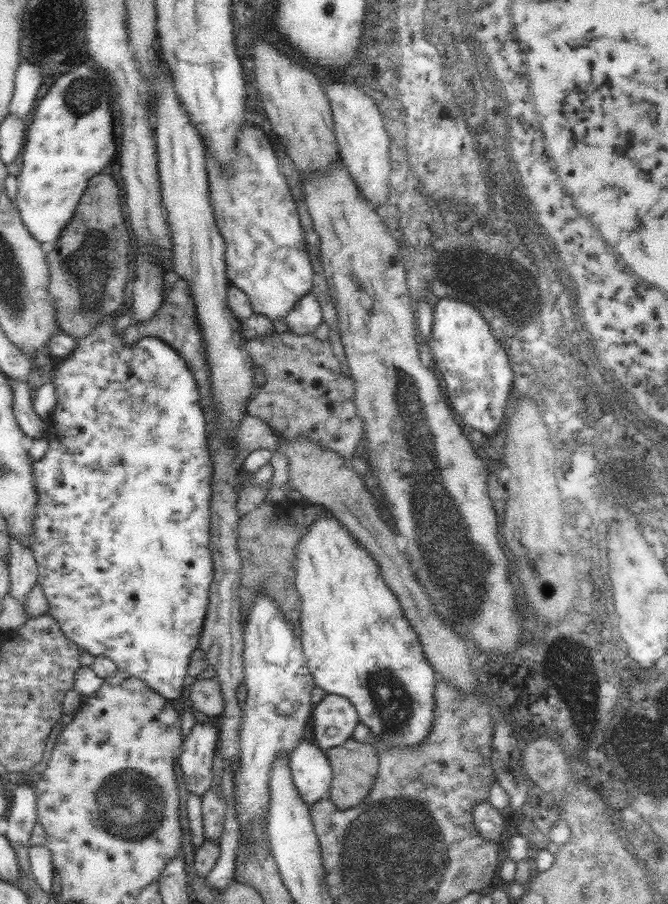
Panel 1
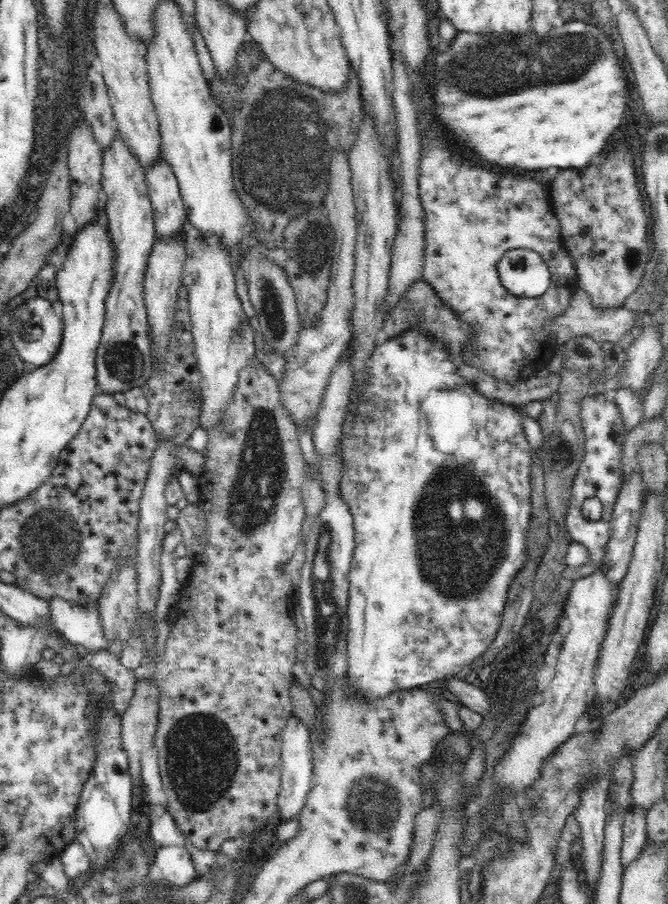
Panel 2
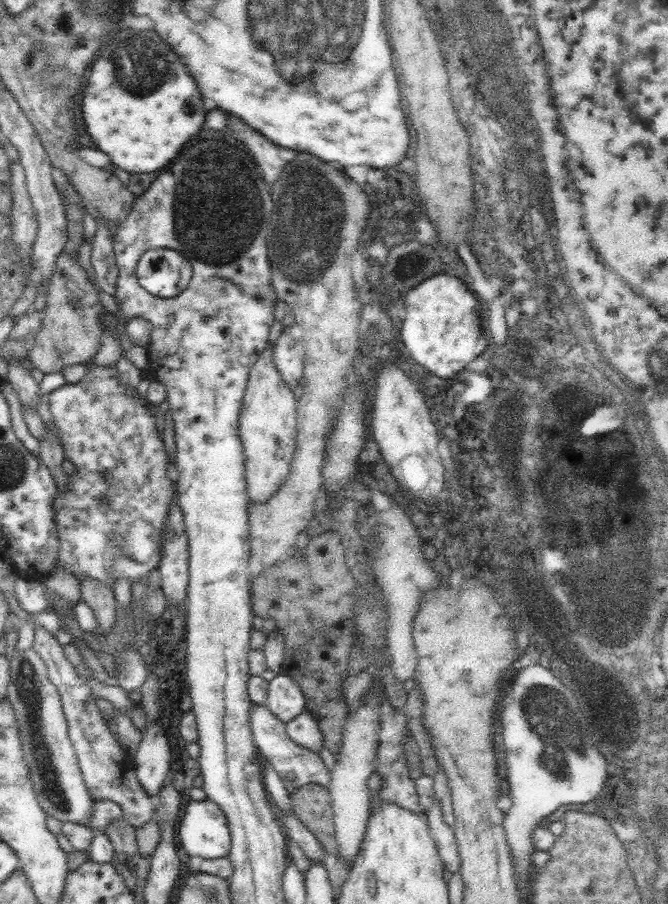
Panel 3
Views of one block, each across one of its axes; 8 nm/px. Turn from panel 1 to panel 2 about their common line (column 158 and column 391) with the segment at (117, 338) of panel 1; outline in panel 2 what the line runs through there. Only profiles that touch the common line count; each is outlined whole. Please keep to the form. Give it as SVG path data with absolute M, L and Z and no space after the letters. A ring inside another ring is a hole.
M408 328L401 336L392 338L375 349L371 357L367 382L358 389L357 416L352 417L351 434L341 442L343 477L340 498L349 506L355 528L355 548L348 572L349 598L347 614L347 690L349 694L363 696L365 700L384 698L398 690L414 689L428 682L457 676L480 658L492 644L500 628L504 606L507 605L509 586L523 570L528 558L527 532L531 523L532 449L520 423L520 408L482 396L458 375L454 363L444 345L436 337L422 333L419 328Z

